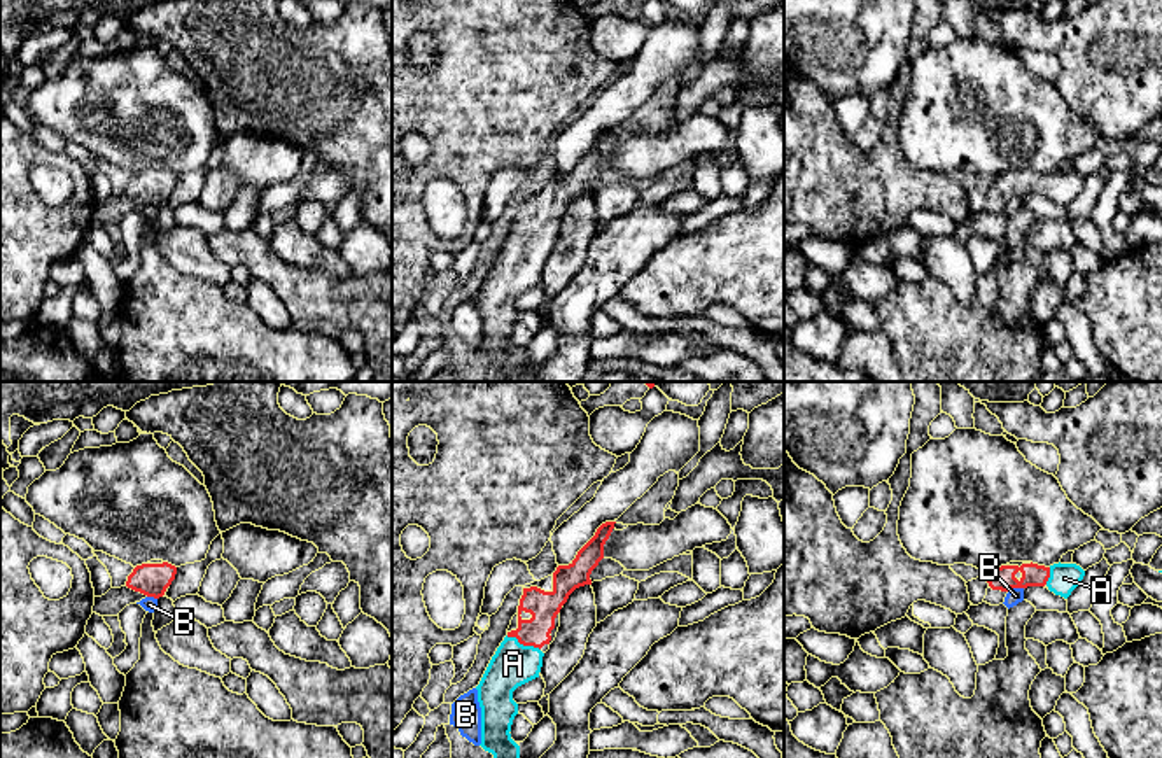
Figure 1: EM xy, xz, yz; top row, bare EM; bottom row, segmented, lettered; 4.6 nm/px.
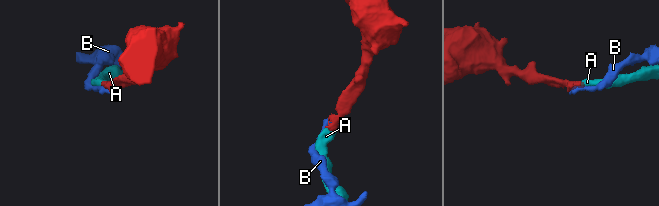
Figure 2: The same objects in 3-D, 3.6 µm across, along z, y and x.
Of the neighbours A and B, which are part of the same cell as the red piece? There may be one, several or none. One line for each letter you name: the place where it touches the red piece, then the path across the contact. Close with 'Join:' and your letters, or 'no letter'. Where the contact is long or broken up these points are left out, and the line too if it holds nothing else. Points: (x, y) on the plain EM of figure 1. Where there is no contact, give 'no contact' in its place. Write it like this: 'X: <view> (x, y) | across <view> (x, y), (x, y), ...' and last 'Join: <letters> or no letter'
A: xz (524, 252) | across xz (543, 214), (543, 230), (524, 252), (513, 272)
Join: A

